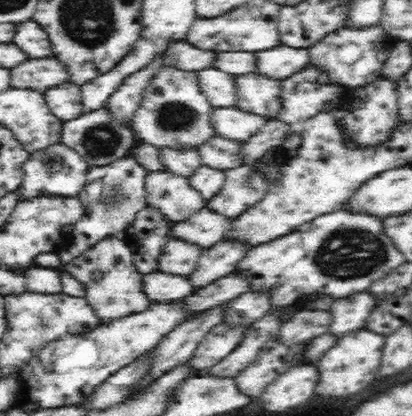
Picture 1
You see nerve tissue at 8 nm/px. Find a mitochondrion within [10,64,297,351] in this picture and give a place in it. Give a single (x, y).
(99, 141)

